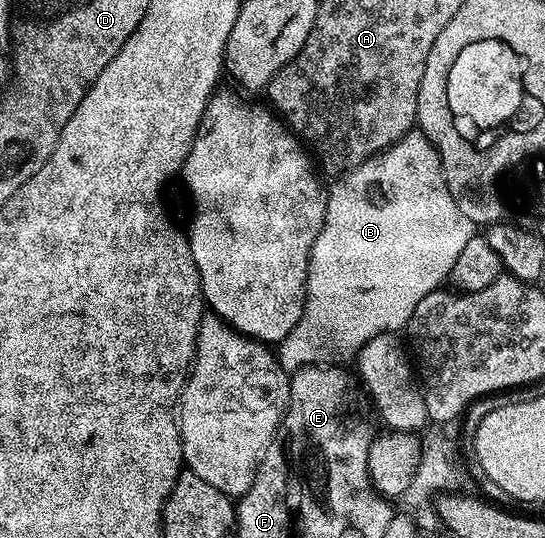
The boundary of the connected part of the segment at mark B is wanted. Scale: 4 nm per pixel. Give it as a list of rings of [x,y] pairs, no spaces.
[[[421,132],[406,134],[404,138],[392,144],[388,150],[374,154],[372,158],[362,162],[355,170],[348,170],[336,182],[339,183],[327,190],[325,220],[321,232],[313,244],[311,259],[307,265],[307,299],[303,305],[303,318],[297,324],[297,328],[293,328],[293,332],[289,332],[289,336],[285,336],[285,340],[278,343],[277,346],[277,357],[281,368],[288,372],[297,371],[303,366],[310,366],[316,361],[315,342],[319,346],[325,345],[326,342],[332,342],[339,350],[358,352],[366,342],[373,340],[373,336],[402,331],[413,316],[417,304],[421,304],[421,300],[425,300],[425,296],[429,296],[429,292],[440,289],[450,279],[451,269],[457,261],[457,256],[461,256],[465,244],[469,244],[469,240],[476,237],[477,234],[475,223],[469,220],[469,216],[465,216],[465,212],[461,212],[461,208],[457,208],[457,200],[453,200],[453,196],[445,184],[443,170],[439,167],[439,153],[435,150],[435,145]]]

